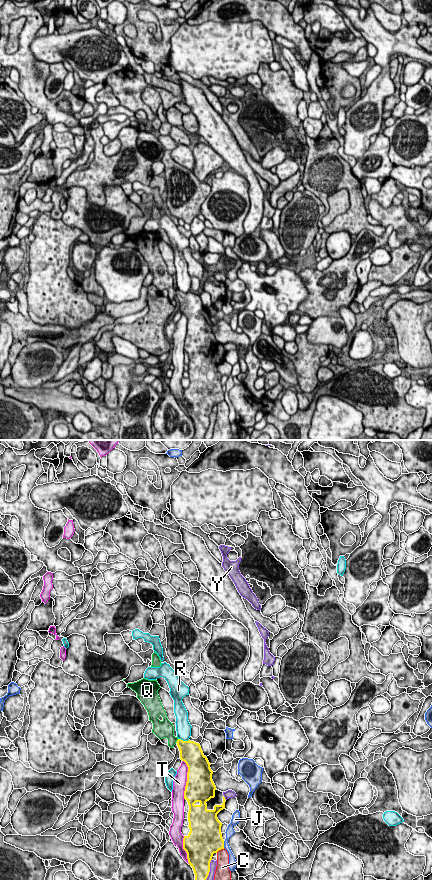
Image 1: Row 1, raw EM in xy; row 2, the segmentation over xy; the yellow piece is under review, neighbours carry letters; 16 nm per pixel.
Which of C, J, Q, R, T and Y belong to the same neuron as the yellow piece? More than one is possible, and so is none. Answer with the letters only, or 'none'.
Q

